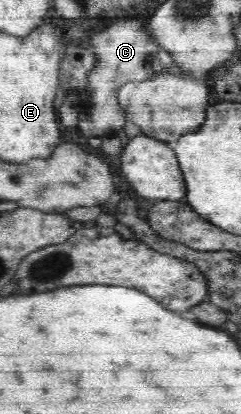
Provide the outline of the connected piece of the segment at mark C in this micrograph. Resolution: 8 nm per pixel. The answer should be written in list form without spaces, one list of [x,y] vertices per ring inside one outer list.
[[[136,17],[119,18],[112,25],[95,33],[89,45],[100,58],[100,65],[90,74],[90,91],[93,95],[93,112],[89,116],[83,115],[81,120],[77,120],[76,127],[83,136],[91,134],[103,134],[109,128],[117,131],[121,129],[126,121],[125,113],[118,104],[118,90],[125,82],[142,81],[143,79],[153,78],[164,70],[164,66],[159,61],[158,51],[160,46],[154,38],[150,37],[143,23]]]

